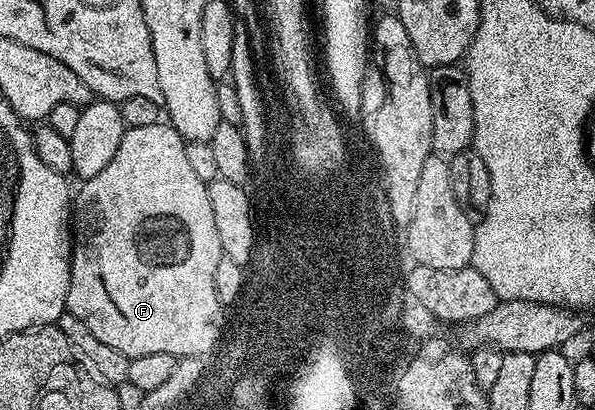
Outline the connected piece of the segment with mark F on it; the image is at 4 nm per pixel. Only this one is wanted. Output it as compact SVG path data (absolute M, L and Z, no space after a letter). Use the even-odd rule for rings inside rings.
M161 121L157 125L144 125L142 129L126 128L121 137L121 145L117 145L117 153L113 153L113 161L109 161L109 165L105 165L105 169L101 169L101 173L97 173L97 177L82 180L83 188L77 191L73 199L73 242L71 244L71 280L69 281L69 293L67 294L67 310L66 314L77 317L77 321L81 321L81 325L85 325L85 329L89 329L89 333L93 333L93 337L98 337L100 341L105 341L105 345L109 345L112 349L117 349L121 353L125 353L128 359L136 359L137 357L145 357L145 353L169 353L178 357L180 360L194 360L196 357L210 356L212 352L219 347L225 330L225 317L223 321L223 304L217 297L217 289L213 289L213 277L217 274L217 265L223 258L223 250L221 249L221 237L217 237L217 224L213 221L213 208L209 205L209 193L207 192L207 184L201 181L201 177L197 177L196 171L189 166L189 156L185 153L187 143L178 135L170 122Z

